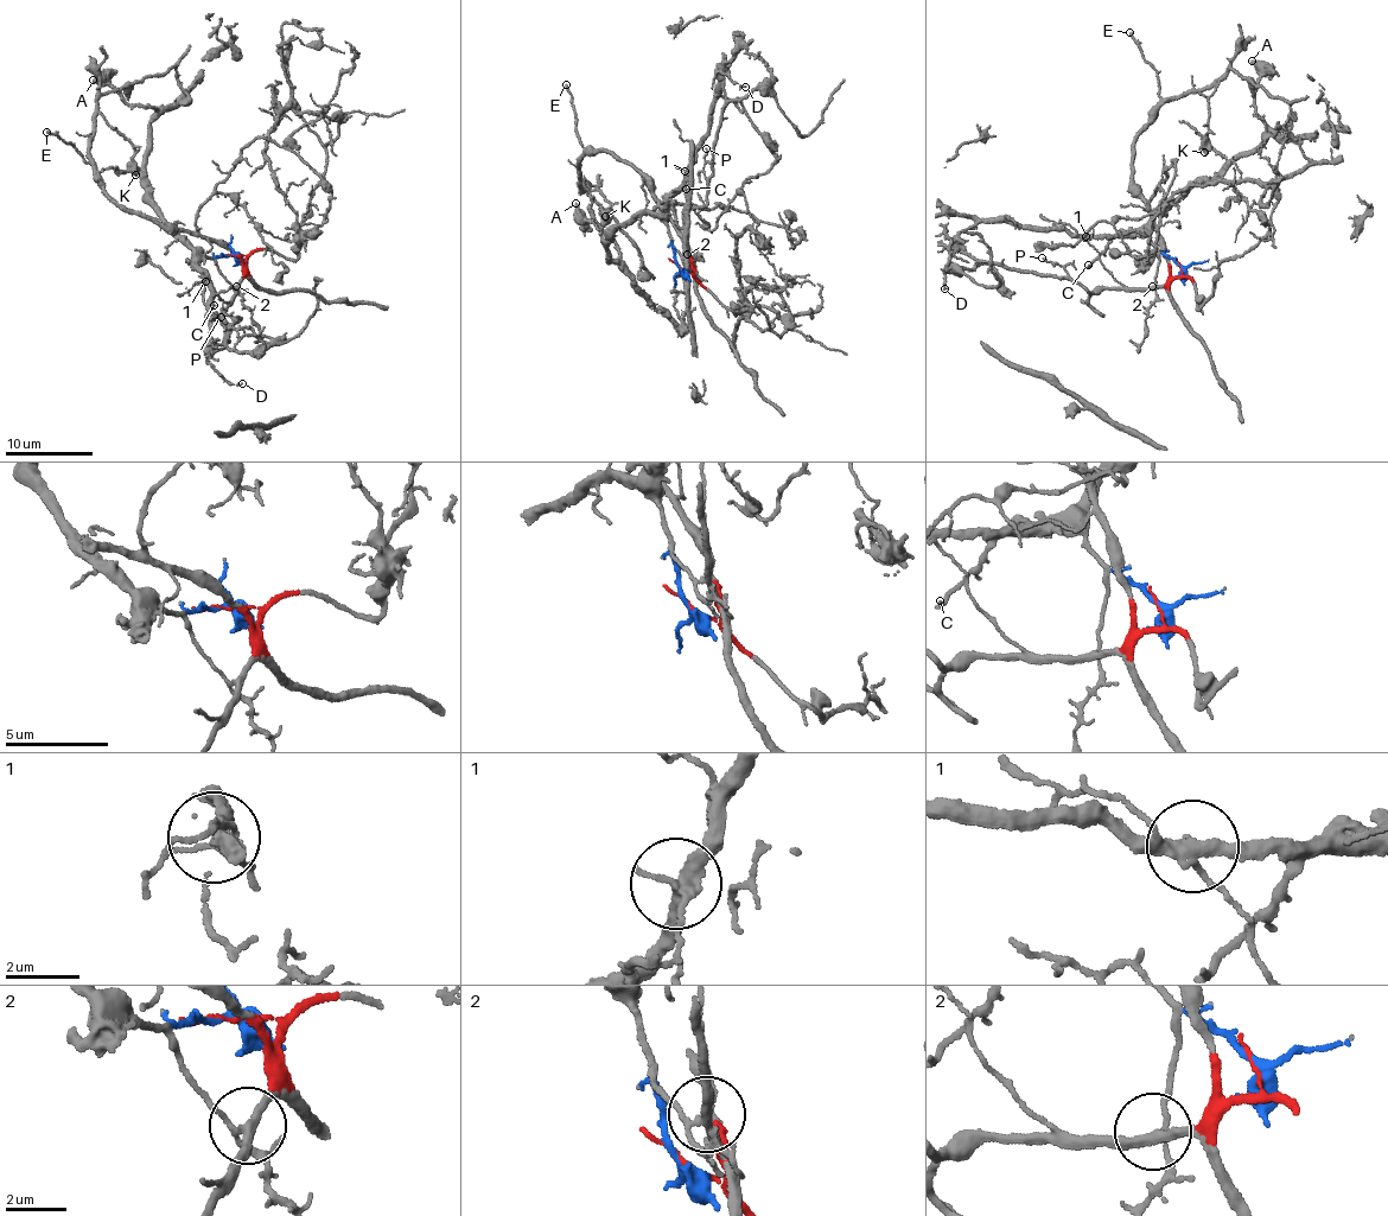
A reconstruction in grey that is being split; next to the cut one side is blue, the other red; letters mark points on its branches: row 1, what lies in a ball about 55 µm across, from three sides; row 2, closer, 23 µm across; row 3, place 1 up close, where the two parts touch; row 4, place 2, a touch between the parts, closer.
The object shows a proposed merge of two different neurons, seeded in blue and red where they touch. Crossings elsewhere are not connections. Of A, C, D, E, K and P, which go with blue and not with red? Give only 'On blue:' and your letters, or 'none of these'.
On blue: A, C, D

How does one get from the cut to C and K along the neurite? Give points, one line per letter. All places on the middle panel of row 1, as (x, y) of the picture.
C: (681, 268), (668, 221), (668, 199), (675, 195), (673, 191), (686, 189)
K: (681, 268), (693, 267), (686, 244), (642, 174), (602, 150), (579, 164), (585, 186), (610, 203), (605, 216)

